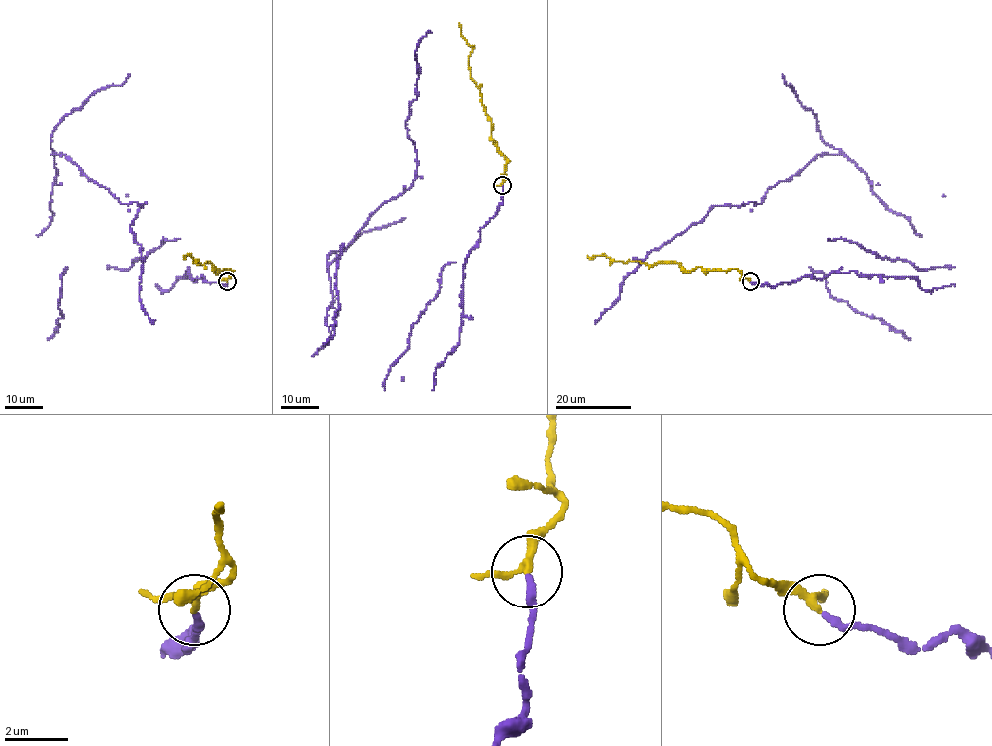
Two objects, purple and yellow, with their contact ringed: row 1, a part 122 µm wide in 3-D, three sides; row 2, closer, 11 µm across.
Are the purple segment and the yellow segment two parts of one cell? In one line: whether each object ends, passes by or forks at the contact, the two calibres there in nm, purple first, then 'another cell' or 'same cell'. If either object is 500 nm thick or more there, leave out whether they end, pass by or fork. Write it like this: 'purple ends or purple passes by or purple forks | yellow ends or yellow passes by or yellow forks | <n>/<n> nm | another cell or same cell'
purple ends | yellow passes by | 240/200 nm | same cell

